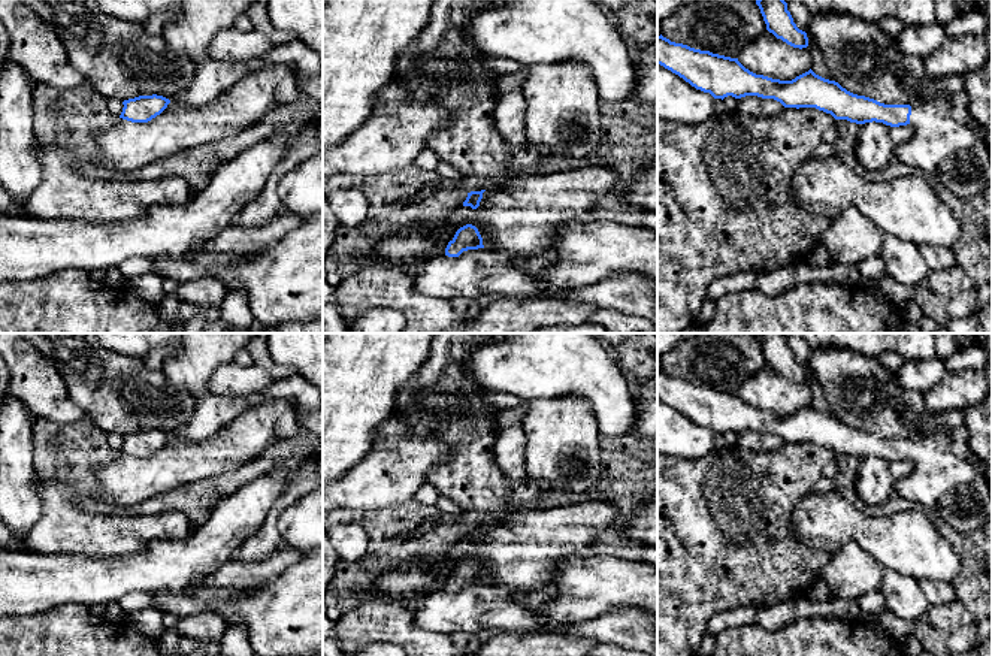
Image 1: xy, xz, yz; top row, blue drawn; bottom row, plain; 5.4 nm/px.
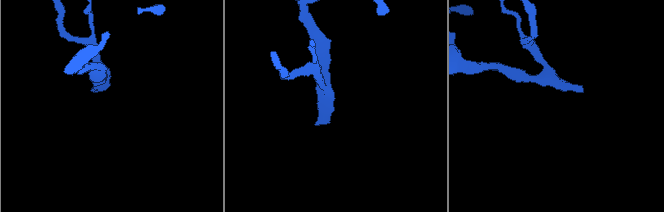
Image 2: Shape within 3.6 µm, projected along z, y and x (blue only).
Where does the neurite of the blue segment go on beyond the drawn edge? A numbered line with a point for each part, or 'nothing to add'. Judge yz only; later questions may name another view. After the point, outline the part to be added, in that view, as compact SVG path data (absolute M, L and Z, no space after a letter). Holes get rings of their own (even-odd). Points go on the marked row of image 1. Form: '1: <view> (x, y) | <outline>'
1: yz (941, 147) | M949 97L913 106L910 126L913 136L898 146L896 160L935 176L944 190L962 200L985 193L992 182L991 149L952 117Z

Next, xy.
nothing to add

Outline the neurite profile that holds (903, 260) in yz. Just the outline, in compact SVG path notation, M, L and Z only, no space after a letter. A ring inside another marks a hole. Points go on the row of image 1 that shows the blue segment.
M884 235L880 257L884 263L886 275L901 284L917 287L929 275L919 245L895 235Z

